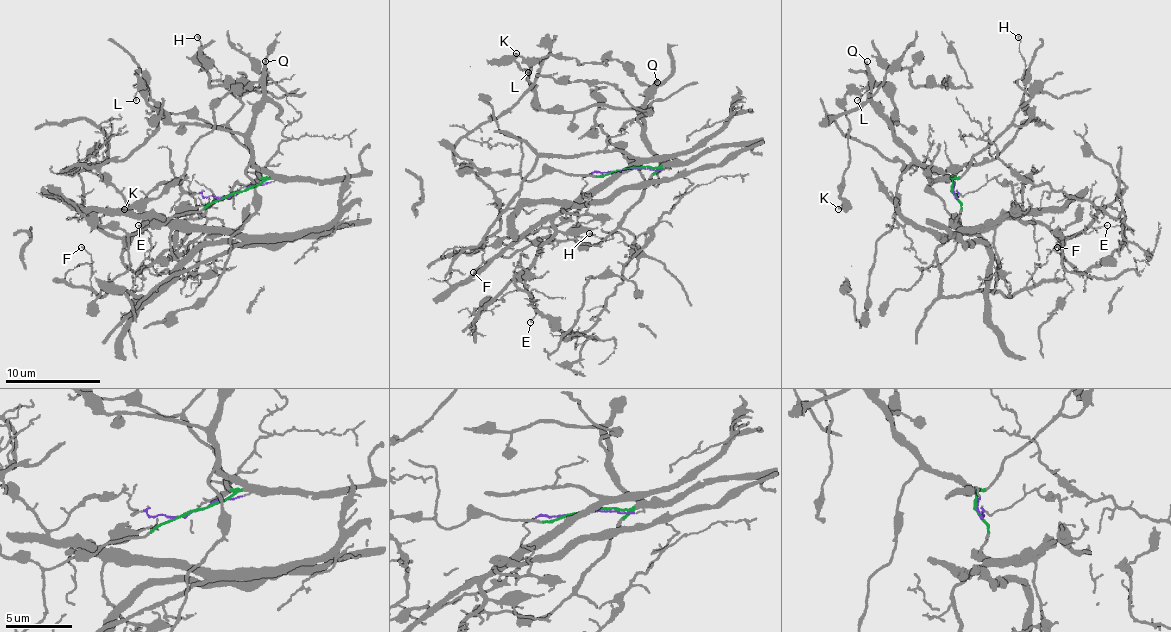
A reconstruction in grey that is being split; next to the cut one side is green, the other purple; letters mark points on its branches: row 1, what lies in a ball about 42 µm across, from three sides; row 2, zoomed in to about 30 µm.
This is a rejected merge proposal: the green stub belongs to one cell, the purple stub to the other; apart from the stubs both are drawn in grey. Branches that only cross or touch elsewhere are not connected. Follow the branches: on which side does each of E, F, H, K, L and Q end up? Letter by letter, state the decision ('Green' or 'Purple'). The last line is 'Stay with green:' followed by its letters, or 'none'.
E: Purple
F: Purple
H: Green
K: Green
L: Green
Q: Green
Stay with green: H, K, L, Q

